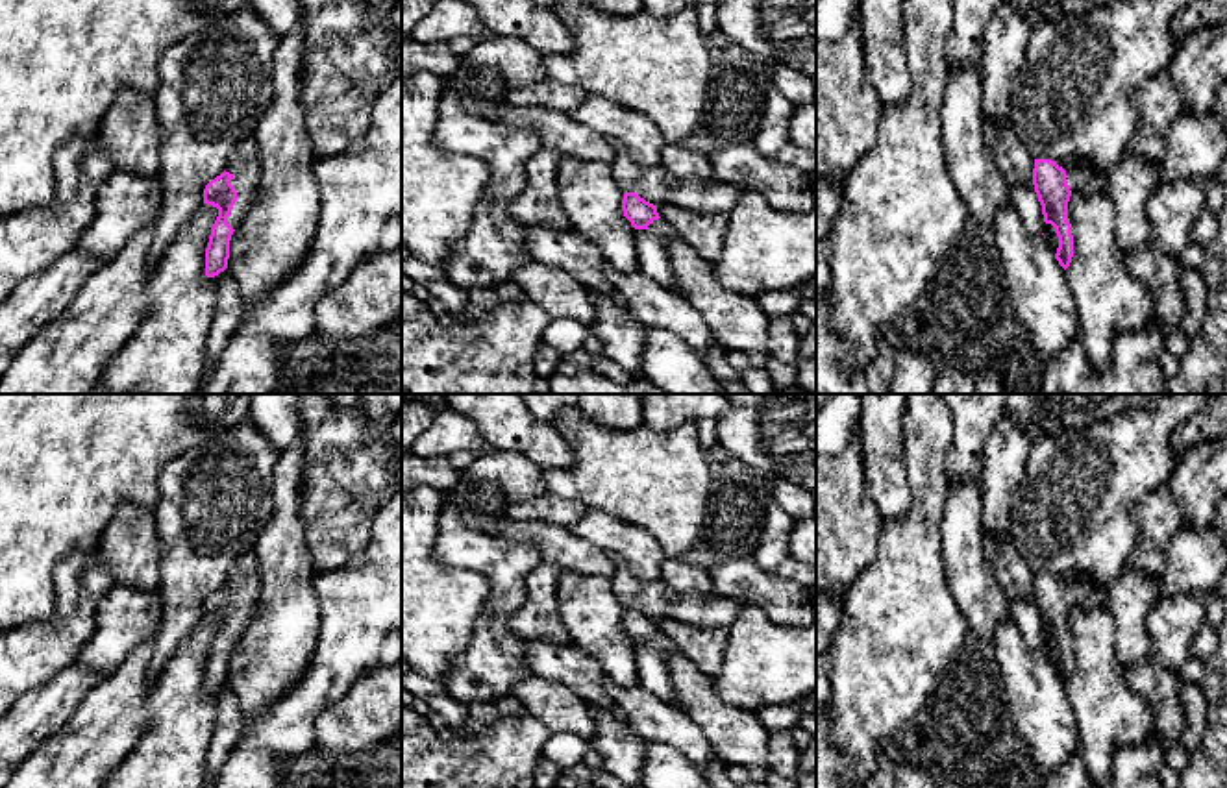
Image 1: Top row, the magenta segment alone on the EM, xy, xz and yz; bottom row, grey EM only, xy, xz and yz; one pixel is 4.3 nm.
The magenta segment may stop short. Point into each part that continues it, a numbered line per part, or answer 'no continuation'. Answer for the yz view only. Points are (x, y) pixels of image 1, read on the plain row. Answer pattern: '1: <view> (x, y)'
1: yz (1079, 590)

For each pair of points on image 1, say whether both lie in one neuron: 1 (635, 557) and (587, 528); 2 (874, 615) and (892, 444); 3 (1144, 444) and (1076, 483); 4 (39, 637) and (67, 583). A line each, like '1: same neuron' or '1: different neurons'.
1: same neuron
2: different neurons
3: same neuron
4: same neuron

